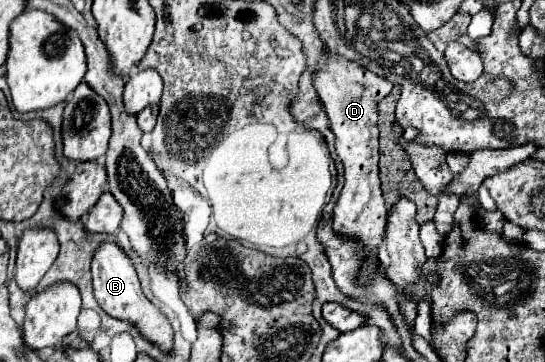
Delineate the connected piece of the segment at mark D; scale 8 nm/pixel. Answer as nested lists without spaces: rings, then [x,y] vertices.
[[[326,53],[320,71],[314,77],[314,87],[324,103],[330,129],[336,135],[336,153],[344,163],[344,189],[334,209],[334,229],[342,235],[360,237],[376,255],[382,243],[388,211],[378,175],[378,103],[392,91],[392,85],[364,67],[358,67],[358,63]]]

